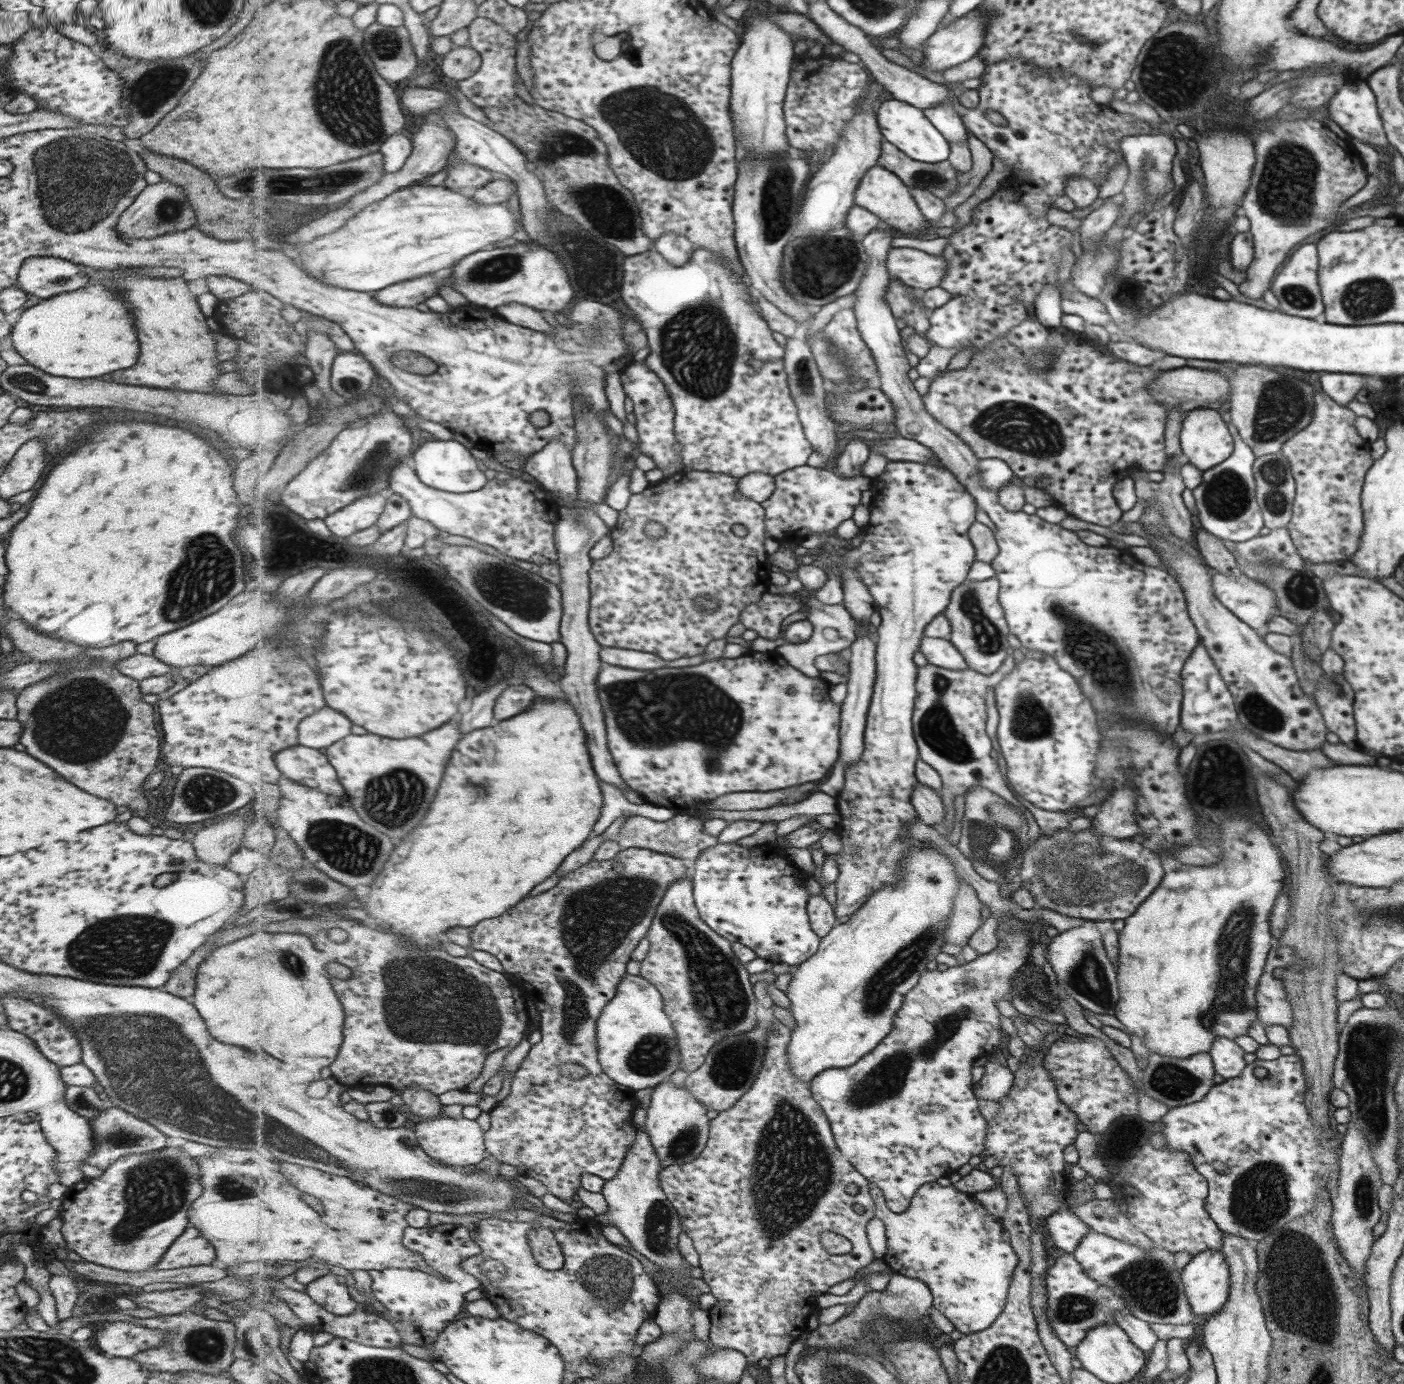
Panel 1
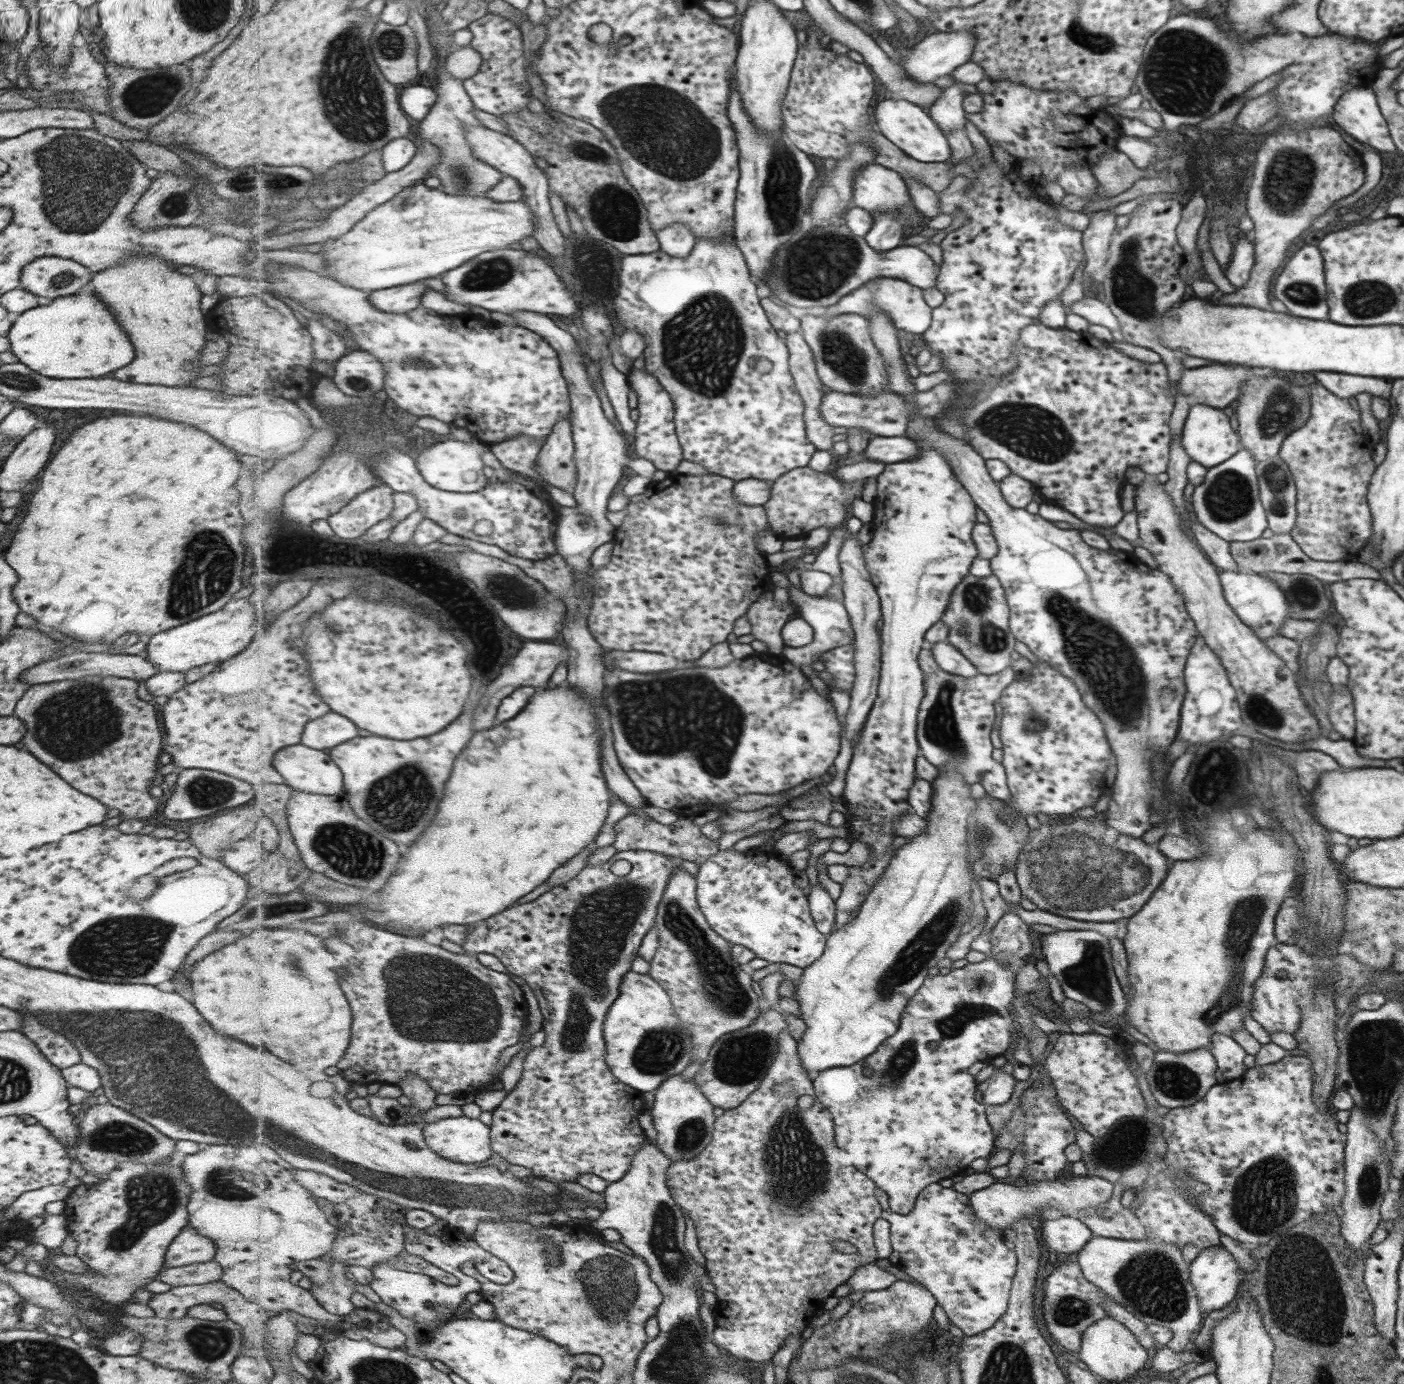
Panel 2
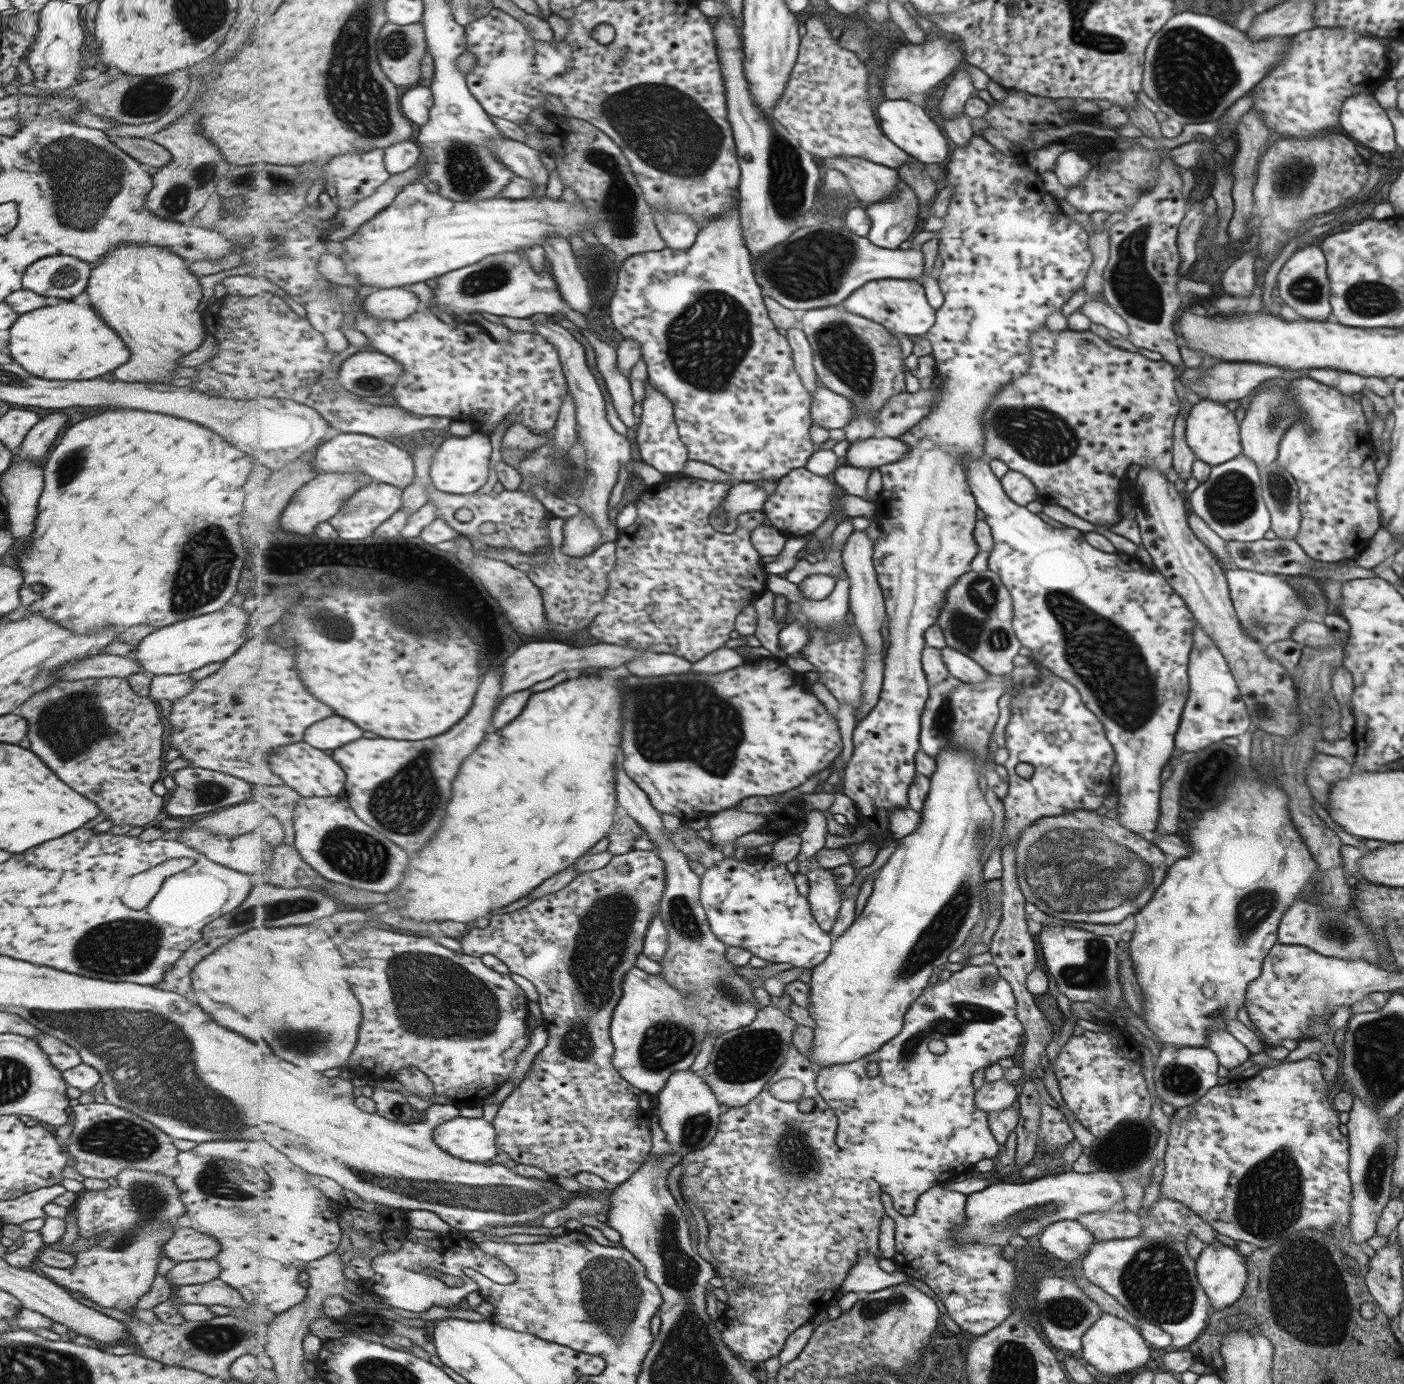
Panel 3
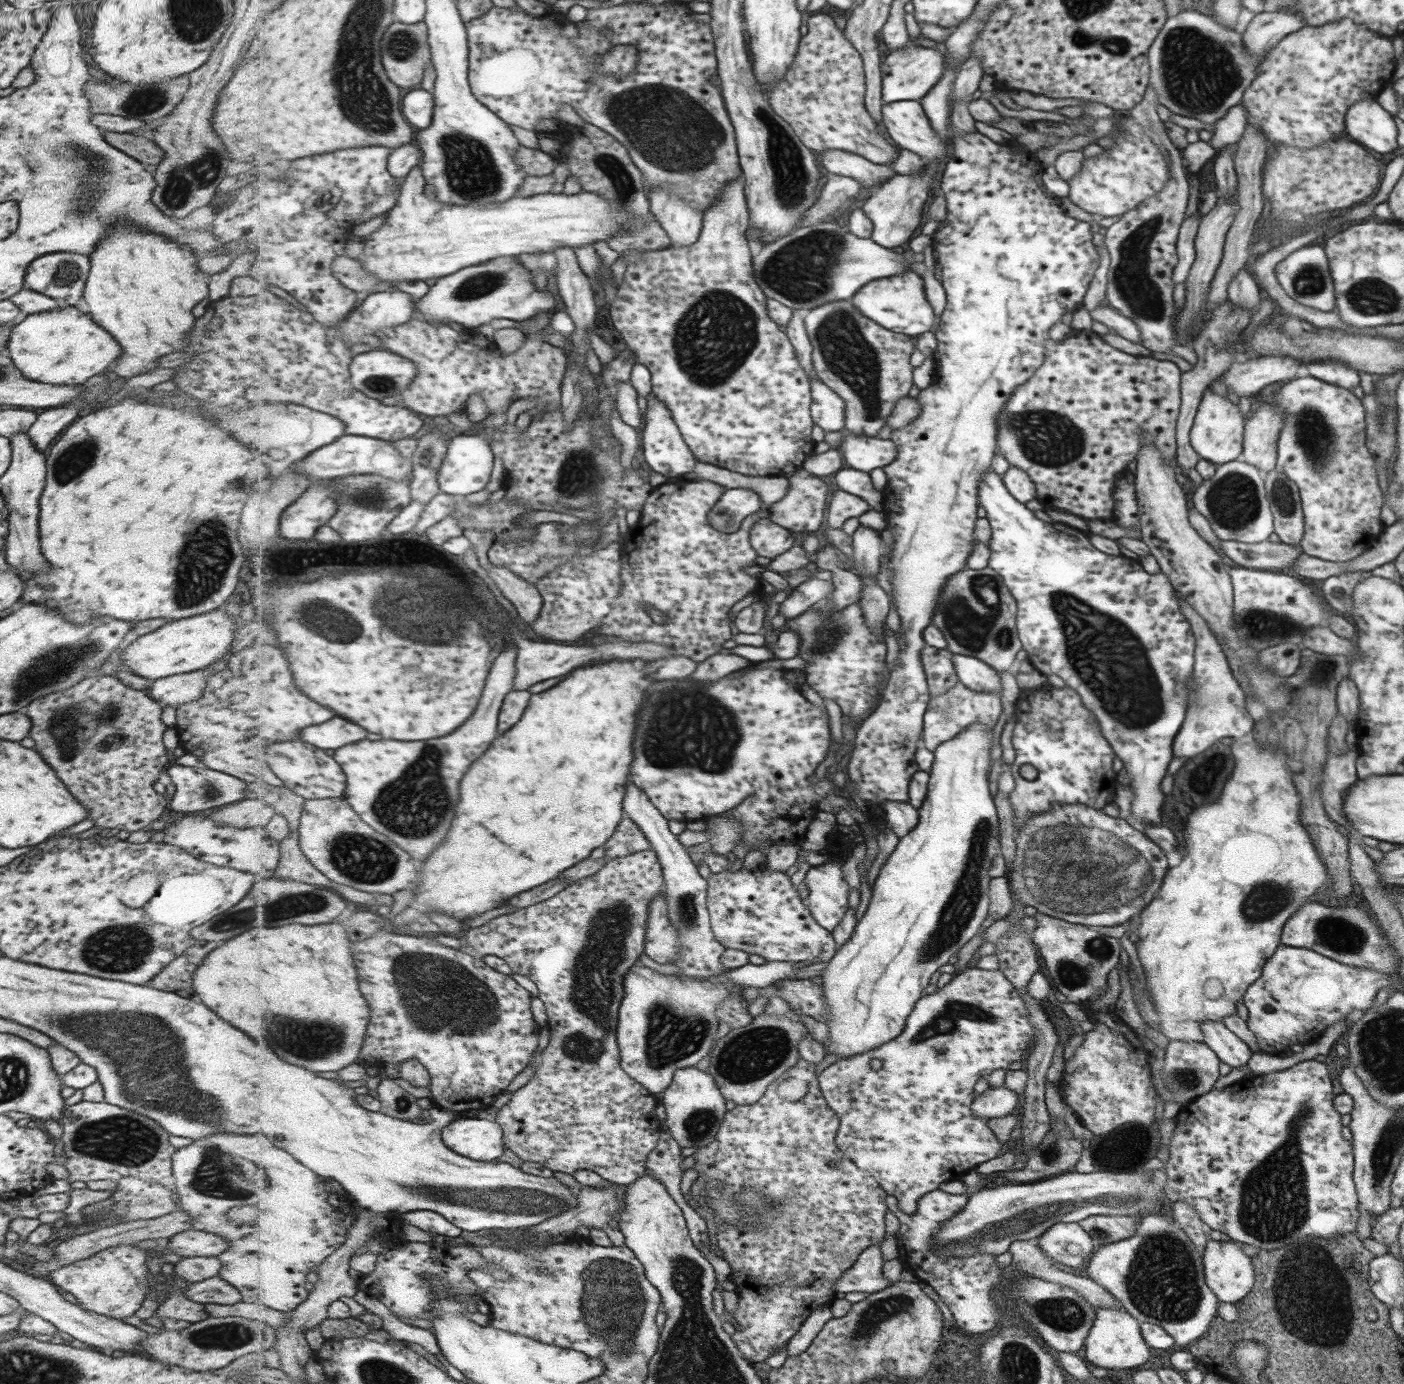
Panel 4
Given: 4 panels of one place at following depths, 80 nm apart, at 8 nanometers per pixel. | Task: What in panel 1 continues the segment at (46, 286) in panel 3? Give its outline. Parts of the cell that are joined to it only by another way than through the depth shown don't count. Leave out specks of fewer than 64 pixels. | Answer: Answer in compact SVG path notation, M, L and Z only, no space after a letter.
M55 257L26 258L18 268L15 286L28 295L45 299L85 286L88 275L81 265Z

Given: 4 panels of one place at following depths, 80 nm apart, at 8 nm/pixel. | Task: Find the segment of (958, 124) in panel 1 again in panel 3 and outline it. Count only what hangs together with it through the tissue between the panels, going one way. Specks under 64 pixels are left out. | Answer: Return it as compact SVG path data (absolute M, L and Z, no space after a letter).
M967 62L961 64L945 81L946 87L940 99L939 114L943 119L957 118L963 114L965 102L973 96L974 84L966 71Z

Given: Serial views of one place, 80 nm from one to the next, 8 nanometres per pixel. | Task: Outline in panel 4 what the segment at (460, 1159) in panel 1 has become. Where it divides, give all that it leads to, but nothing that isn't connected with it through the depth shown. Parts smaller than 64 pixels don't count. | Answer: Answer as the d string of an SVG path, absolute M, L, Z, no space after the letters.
M463 1118L443 1129L442 1135L451 1150L476 1161L491 1162L506 1153L504 1128L495 1120Z

